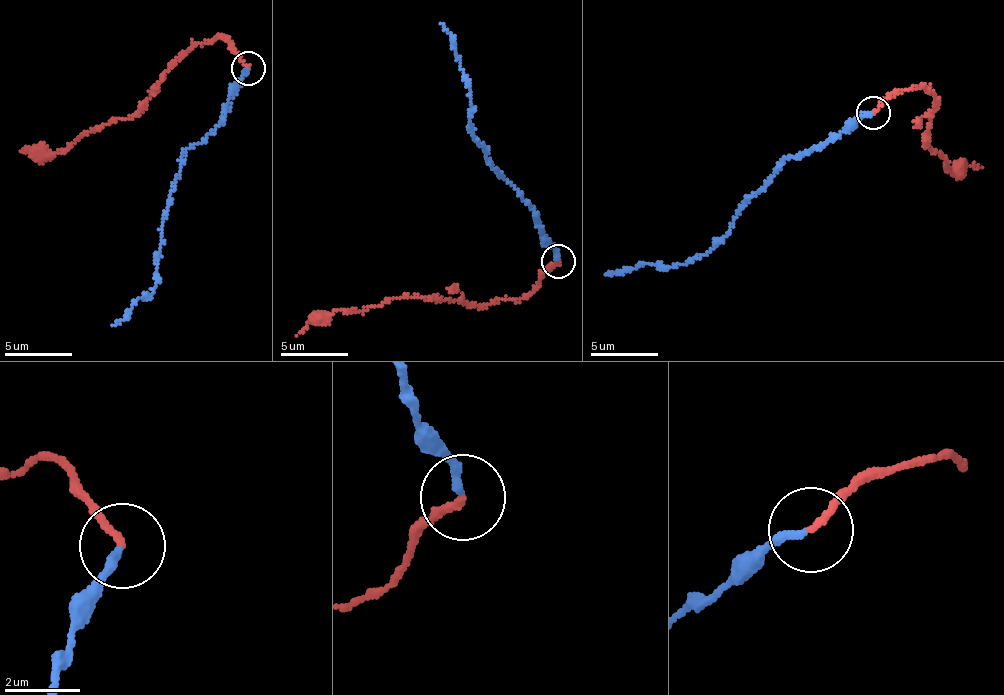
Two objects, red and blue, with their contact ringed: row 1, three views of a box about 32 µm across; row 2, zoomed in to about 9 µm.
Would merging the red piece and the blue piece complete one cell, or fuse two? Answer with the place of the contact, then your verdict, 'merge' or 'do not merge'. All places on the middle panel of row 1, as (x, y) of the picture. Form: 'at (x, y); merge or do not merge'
at (558, 261); merge

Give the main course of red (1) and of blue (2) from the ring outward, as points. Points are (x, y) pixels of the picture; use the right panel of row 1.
1: (874, 114), (905, 90), (927, 87), (937, 108), (925, 145), (940, 151), (947, 169), (982, 167)
2: (870, 113), (820, 144), (783, 161), (740, 211), (733, 227), (704, 255), (660, 267), (639, 263), (606, 274)

